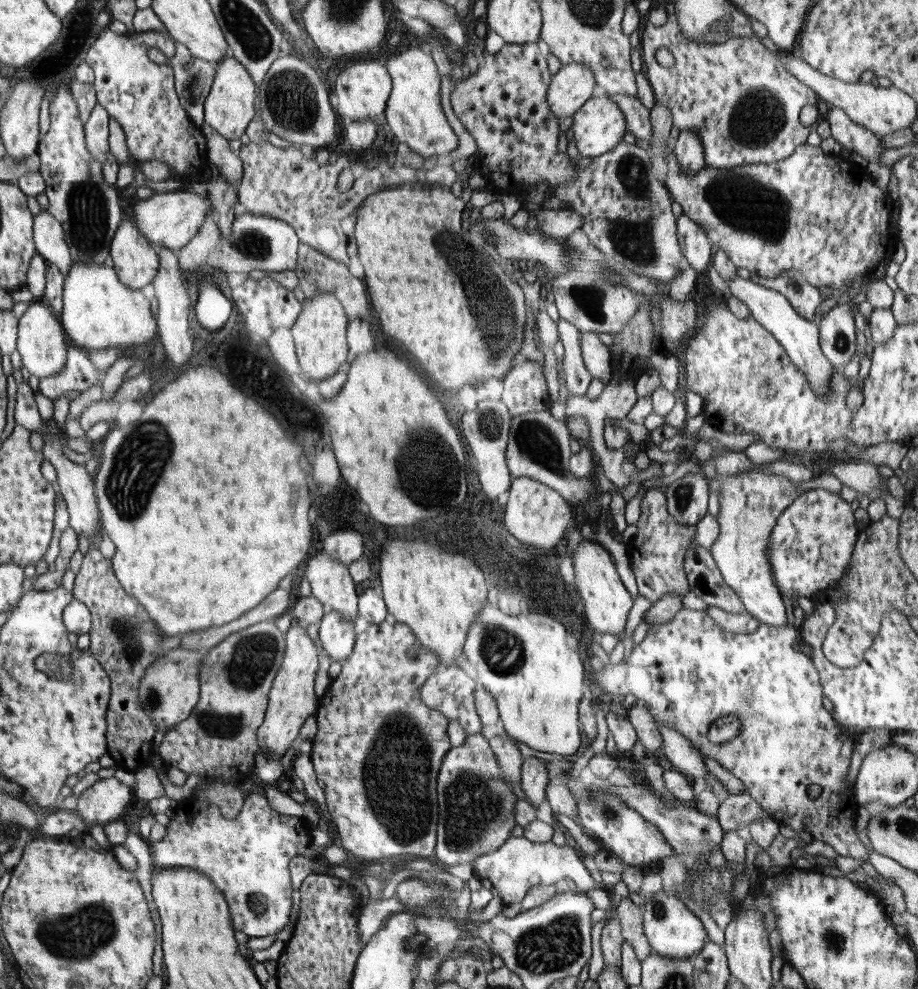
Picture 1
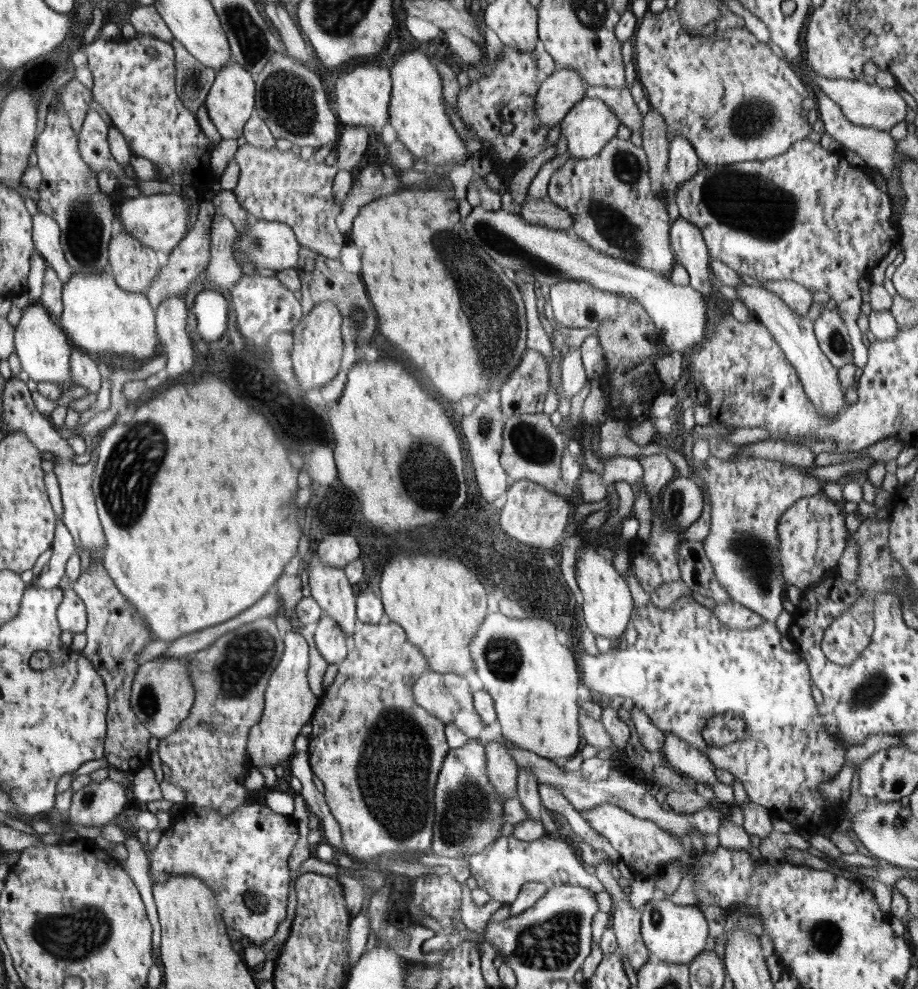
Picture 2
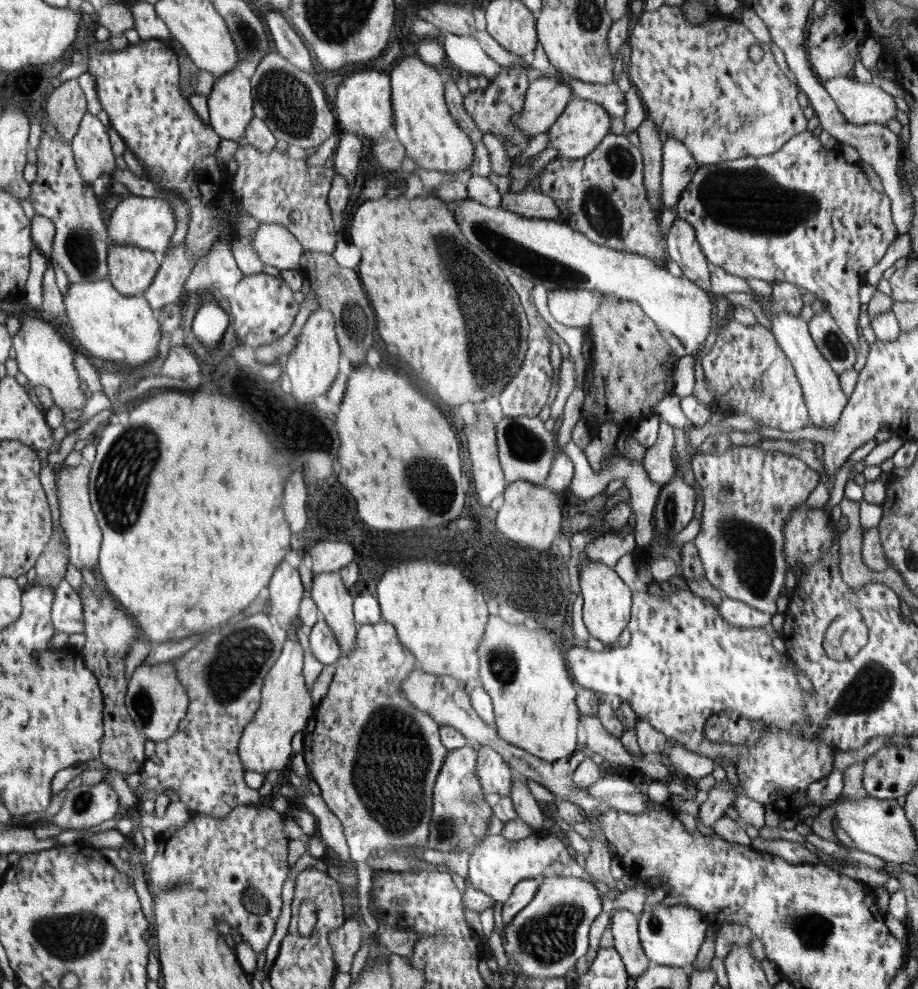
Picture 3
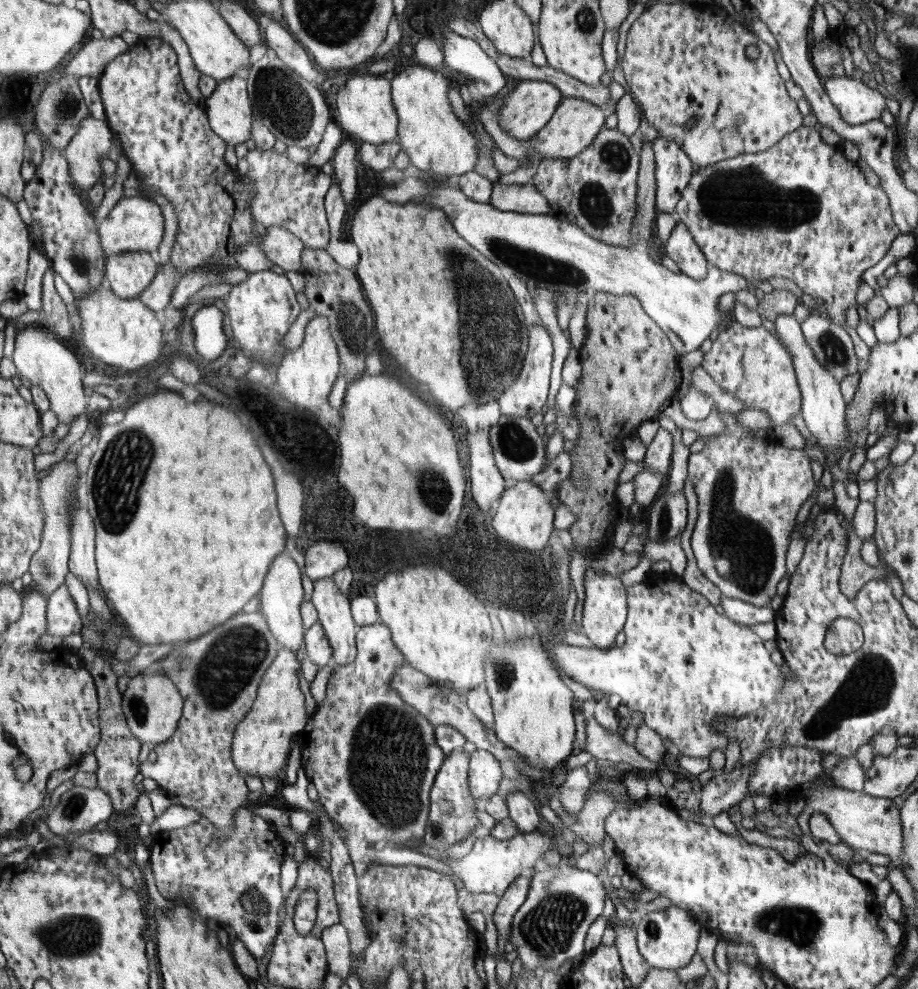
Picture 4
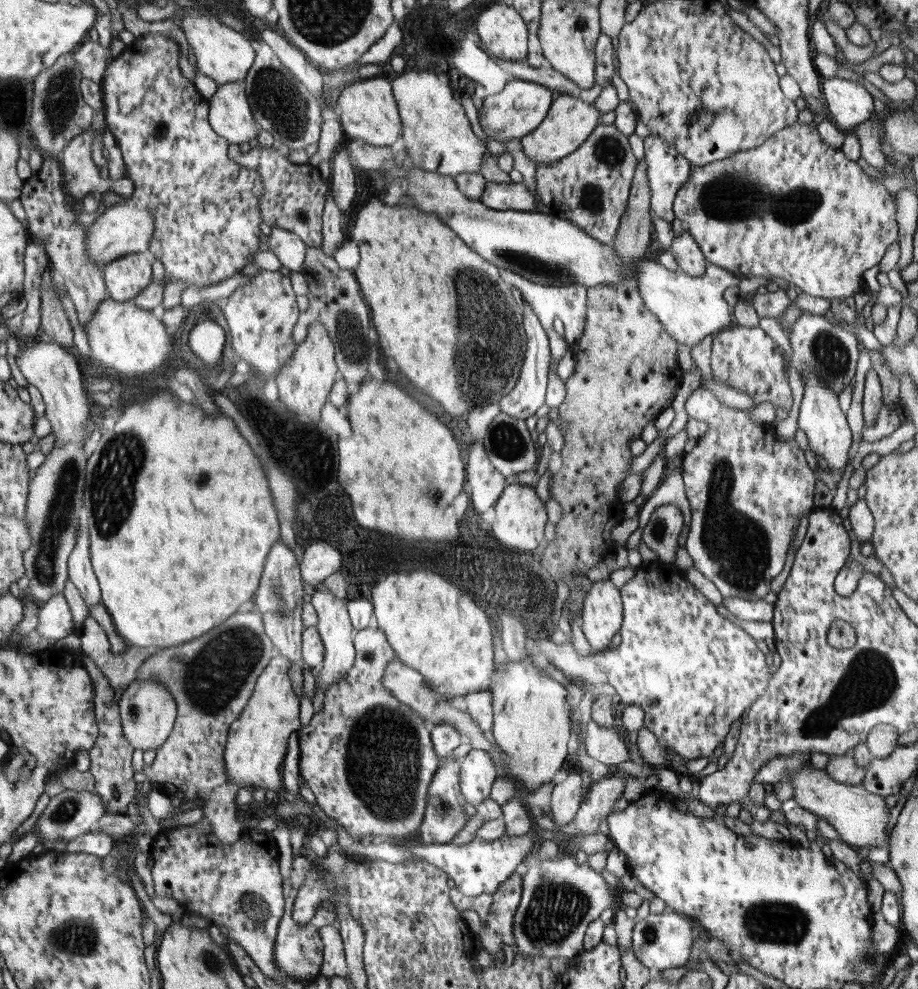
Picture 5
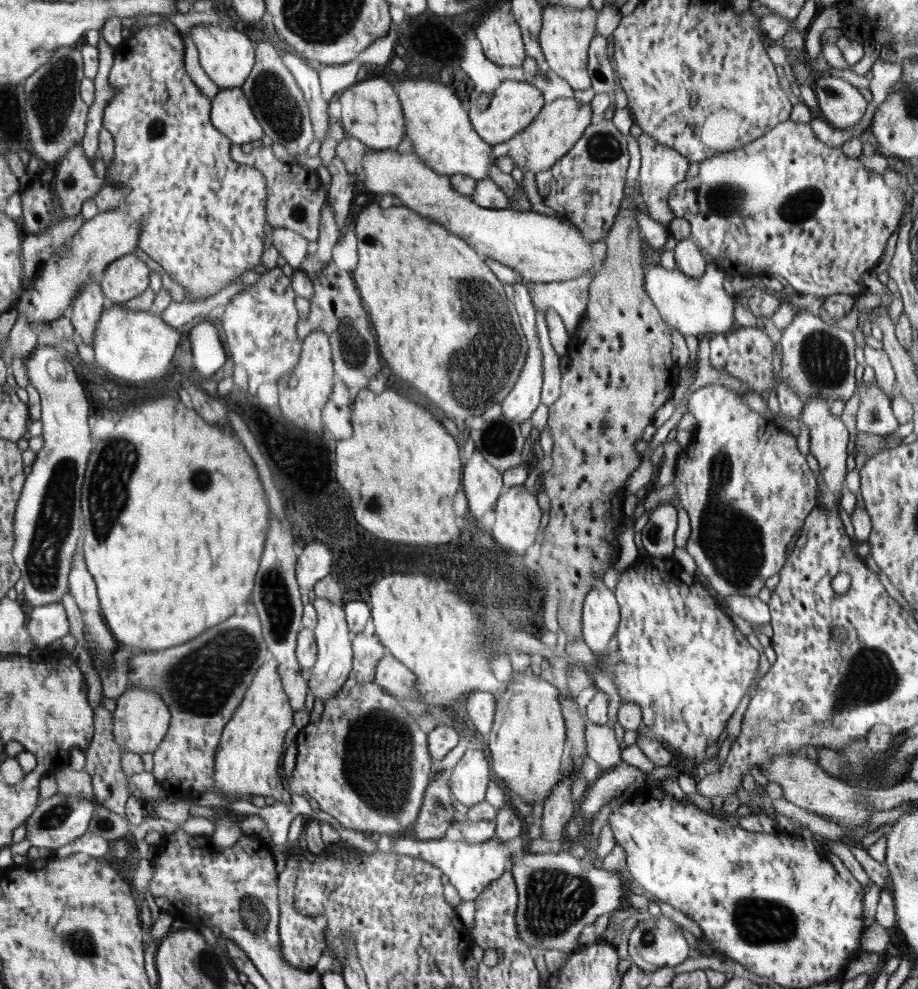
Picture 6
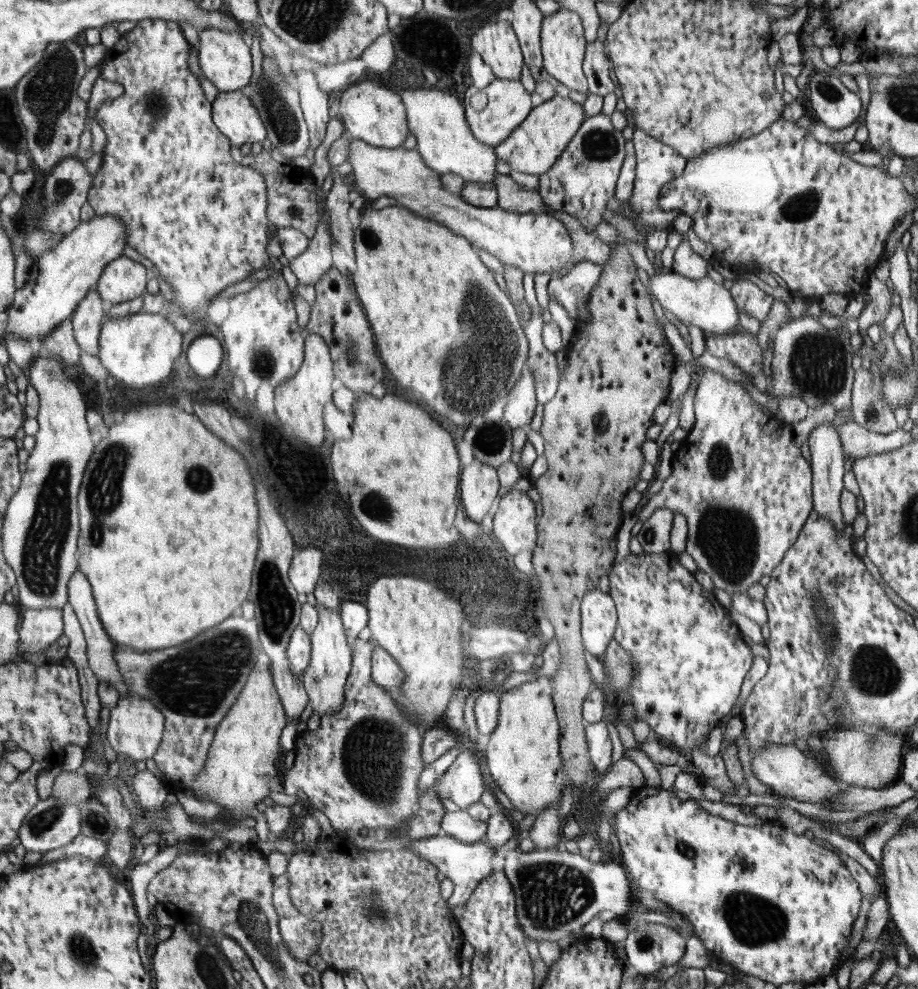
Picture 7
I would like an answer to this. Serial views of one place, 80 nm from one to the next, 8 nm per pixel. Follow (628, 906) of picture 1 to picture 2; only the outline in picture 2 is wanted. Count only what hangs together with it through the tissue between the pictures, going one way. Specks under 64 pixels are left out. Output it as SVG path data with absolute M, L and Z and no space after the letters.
M600 863L595 868L595 876L613 900L610 927L616 933L619 952L627 954L631 965L638 972L639 968L651 959L648 947L641 935L641 911L630 904L629 895L624 894L618 885L618 880L613 878L608 863Z

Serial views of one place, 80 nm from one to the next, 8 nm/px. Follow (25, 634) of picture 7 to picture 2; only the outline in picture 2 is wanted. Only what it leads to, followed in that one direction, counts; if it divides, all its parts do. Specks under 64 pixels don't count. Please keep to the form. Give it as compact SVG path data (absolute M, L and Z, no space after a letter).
M70 583L62 590L65 592L65 598L57 609L57 619L60 621L61 628L73 634L85 632L87 612L84 601L75 593Z

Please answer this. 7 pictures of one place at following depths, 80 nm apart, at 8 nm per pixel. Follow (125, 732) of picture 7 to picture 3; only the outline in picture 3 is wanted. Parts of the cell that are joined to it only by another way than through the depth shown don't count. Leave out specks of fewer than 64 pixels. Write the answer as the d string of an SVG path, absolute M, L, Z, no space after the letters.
M172 662L142 663L135 668L128 684L126 704L136 728L155 743L170 739L187 715L190 703L190 696L179 679L177 668Z

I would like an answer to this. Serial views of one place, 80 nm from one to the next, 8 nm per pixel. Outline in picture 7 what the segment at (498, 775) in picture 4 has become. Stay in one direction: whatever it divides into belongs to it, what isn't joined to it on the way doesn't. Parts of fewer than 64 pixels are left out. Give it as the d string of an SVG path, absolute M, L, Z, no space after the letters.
M470 750L461 751L442 780L436 780L437 796L448 798L462 811L479 802L480 796L488 789L480 770L482 761L483 758L478 758Z

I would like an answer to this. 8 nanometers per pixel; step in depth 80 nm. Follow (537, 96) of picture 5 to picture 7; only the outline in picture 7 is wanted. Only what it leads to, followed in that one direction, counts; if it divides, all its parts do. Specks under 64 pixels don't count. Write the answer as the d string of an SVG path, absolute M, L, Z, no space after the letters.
M497 78L487 88L480 90L484 96L487 94L488 103L487 106L484 104L478 110L474 108L474 98L472 98L472 104L470 103L473 91L473 88L469 87L465 92L463 105L465 106L466 120L474 136L491 147L498 146L503 140L506 140L510 133L518 128L518 125L522 124L528 118L530 112L533 111L532 93L527 92L519 80Z

